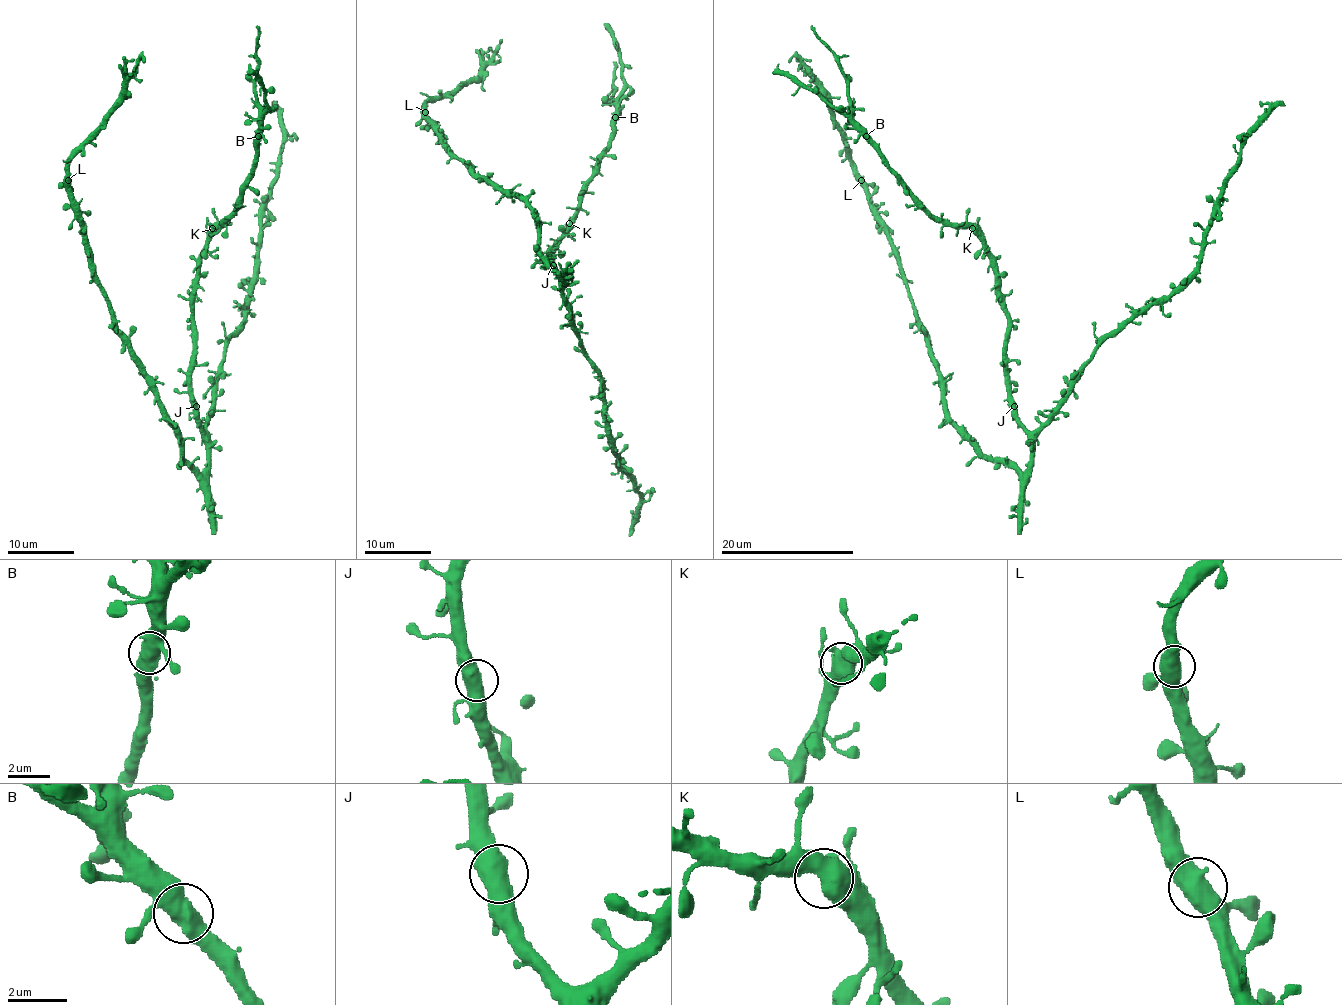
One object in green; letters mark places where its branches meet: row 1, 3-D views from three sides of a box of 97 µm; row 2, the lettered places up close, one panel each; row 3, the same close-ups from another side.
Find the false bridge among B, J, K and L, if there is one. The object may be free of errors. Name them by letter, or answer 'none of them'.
none of them

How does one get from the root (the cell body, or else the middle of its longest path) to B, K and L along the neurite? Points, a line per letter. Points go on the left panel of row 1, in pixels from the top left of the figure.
B: (196, 471), (207, 462), (207, 434), (191, 394), (194, 278), (206, 240), (234, 209), (254, 165), (257, 136)
K: (196, 471), (201, 472), (207, 462), (207, 434), (196, 416), (191, 394), (193, 293), (199, 253), (212, 228)
L: (196, 471), (183, 457), (183, 444), (164, 416), (154, 381), (116, 328), (68, 180)

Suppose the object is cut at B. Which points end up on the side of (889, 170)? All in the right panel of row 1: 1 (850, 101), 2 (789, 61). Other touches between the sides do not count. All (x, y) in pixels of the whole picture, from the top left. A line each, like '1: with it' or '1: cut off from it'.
1: cut off from it
2: with it

